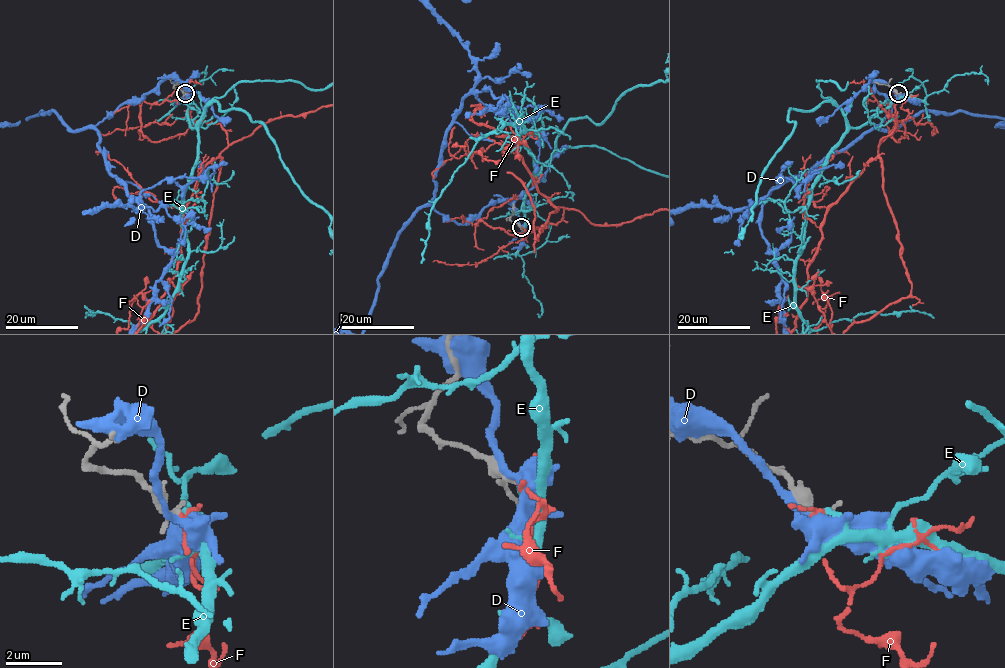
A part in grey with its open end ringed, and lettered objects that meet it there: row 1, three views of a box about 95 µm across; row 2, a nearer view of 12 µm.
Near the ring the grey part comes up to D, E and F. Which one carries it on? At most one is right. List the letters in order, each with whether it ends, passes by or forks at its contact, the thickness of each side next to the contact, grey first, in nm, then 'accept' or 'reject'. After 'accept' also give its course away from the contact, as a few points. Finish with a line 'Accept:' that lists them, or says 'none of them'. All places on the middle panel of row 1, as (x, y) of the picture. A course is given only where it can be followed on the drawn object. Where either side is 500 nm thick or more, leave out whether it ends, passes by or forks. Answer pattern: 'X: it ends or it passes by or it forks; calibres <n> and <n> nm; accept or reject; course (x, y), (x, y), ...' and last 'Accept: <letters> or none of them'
D: it passes by; calibres 360 and 240 nm; reject
E: it ends; calibres 190 and 190 nm; accept
F: it passes by; calibres 200 and 130 nm; reject
Accept: E

